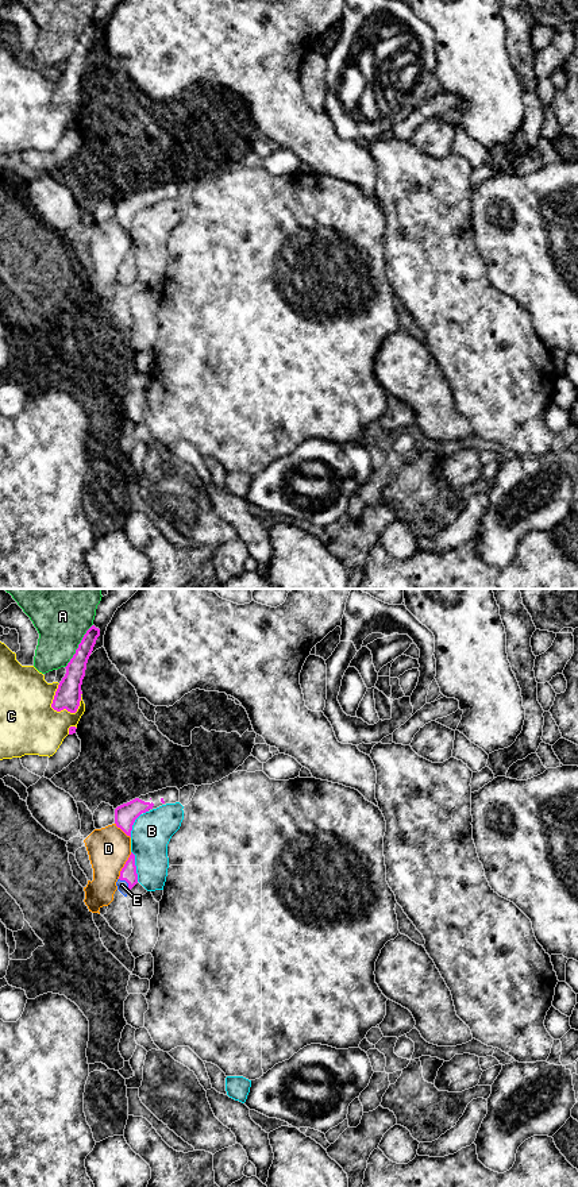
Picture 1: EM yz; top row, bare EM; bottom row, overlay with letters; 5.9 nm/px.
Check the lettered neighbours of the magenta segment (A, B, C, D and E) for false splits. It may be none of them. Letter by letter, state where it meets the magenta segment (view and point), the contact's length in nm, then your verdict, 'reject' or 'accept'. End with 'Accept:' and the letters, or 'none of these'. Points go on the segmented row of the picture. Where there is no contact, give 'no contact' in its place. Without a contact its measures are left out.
A: yz (79, 646) | 300 nm | reject
B: yz (135, 866) | 190 nm | reject
C: yz (51, 706) | 200 nm | reject
D: yz (124, 866) | 180 nm | reject
E: yz (127, 882) | 100 nm | accept
Accept: E

